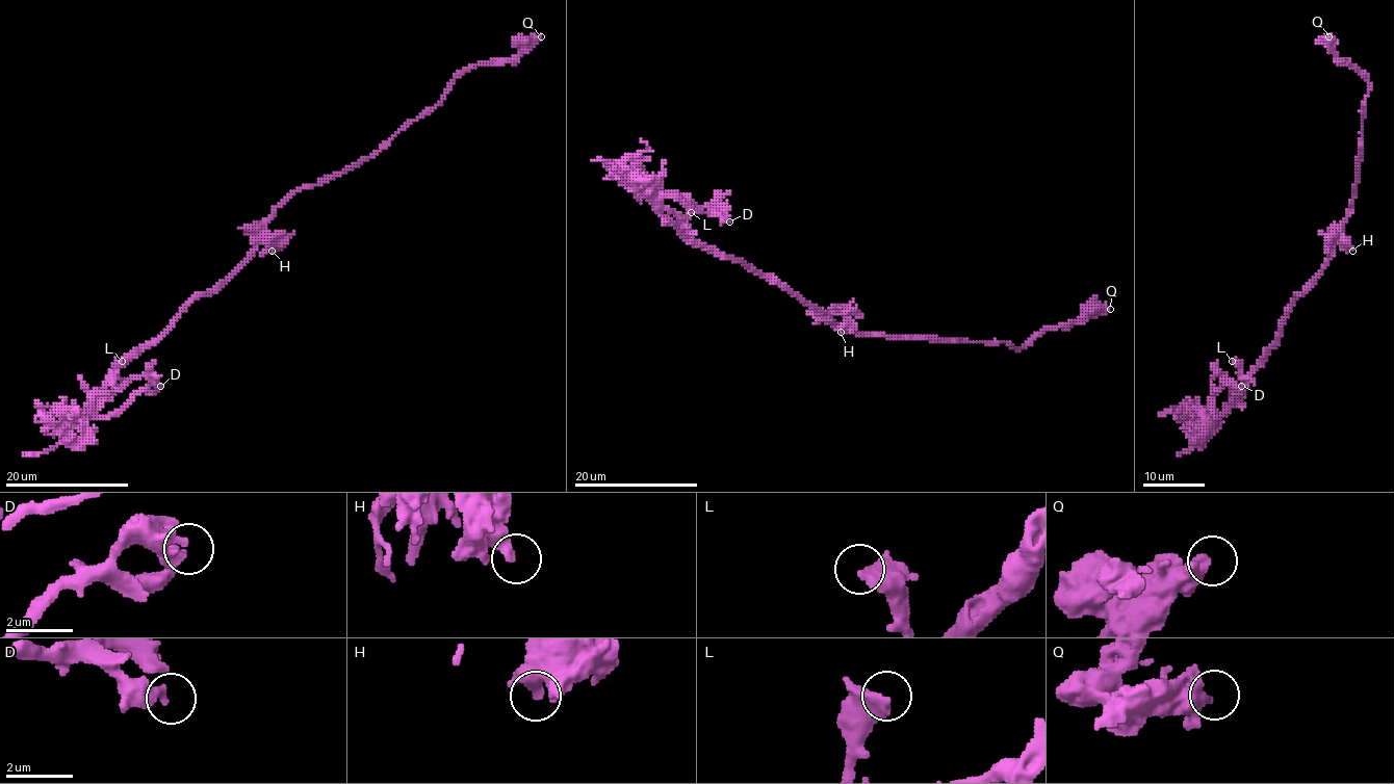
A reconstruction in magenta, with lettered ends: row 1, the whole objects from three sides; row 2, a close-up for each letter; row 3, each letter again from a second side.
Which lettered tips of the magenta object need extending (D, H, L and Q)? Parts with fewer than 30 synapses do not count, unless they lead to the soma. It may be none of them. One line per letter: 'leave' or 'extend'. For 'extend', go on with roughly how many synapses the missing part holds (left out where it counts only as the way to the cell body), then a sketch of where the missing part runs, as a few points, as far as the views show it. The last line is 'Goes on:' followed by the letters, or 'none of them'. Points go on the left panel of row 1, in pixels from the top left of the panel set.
D: leave
H: leave
L: leave
Q: leave
Goes on: none of them

